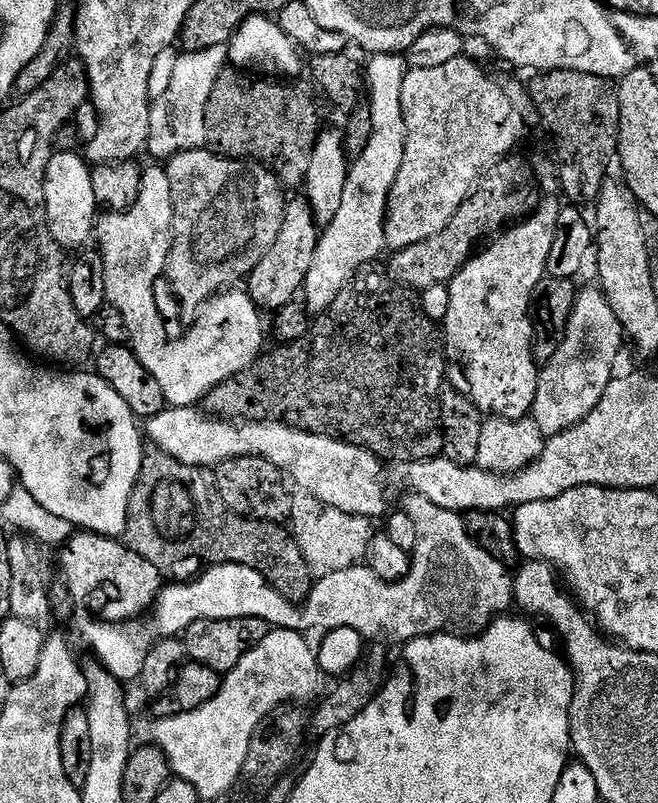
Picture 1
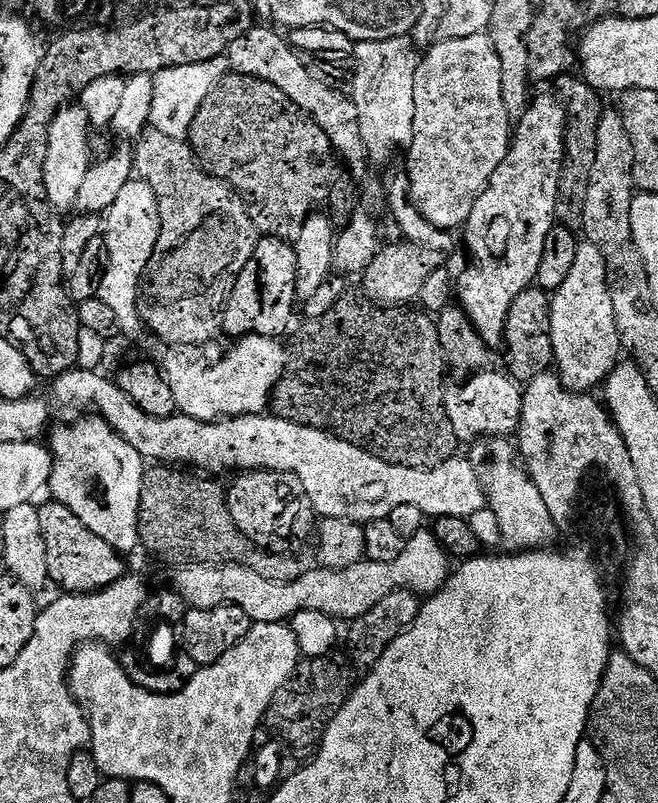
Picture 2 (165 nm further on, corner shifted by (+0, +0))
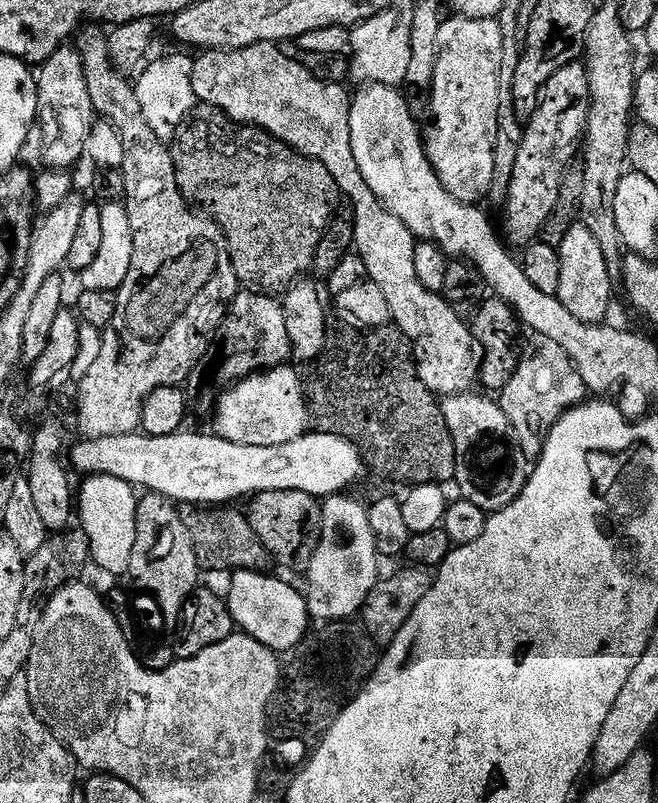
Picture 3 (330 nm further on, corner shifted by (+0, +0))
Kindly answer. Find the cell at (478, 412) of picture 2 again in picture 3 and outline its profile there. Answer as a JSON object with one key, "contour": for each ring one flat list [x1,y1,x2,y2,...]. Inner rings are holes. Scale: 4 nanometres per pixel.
{"contour":[[269,42,266,44,251,44,245,48,229,48,227,50,208,50,203,54,195,57,192,65,192,81,194,82,194,94,196,95,197,101,202,104,209,104,214,106,218,110,222,110,233,120,236,124,246,124,249,126,255,126,268,132,275,138,280,140,283,144,289,144,294,151,300,153,301,156,309,156,315,160,320,160,322,166,326,166,326,170,330,170,330,174,334,174,336,179,336,185,341,190,341,193,345,197,348,196,350,201,350,207,352,213,356,215,356,239,354,241,354,252,355,255,362,258,362,262,366,266,368,271,367,279,371,283,378,286,378,290,382,290,382,295,386,298,386,306,390,306,390,314,392,315,391,323,397,328,398,331,404,336,405,340,408,341,416,362,416,369,418,374,422,378,424,385,428,387,432,392,436,393,437,397,443,398,445,396,454,396,457,394,468,394,473,391,472,387,477,387,480,378,480,365,482,363,481,353,478,351,478,345,476,343,475,336,472,335,469,325,466,320,463,320,458,313,455,312,453,305,449,303,447,299,441,293,431,292,426,290,426,286,422,286,418,282,418,274,414,271,414,250,418,243,415,236,412,235,412,231,404,225,396,215,384,207,377,196,370,190,370,186,366,186,366,182,362,178,362,174,358,170,358,162,354,162,354,150,350,146,350,106,352,105,349,93,344,93,346,90,344,84,327,84,322,82,318,78,314,78,314,74,310,74,310,70,306,70,298,62,290,62,290,58,286,58,286,54,282,54,282,50,275,43]]}

